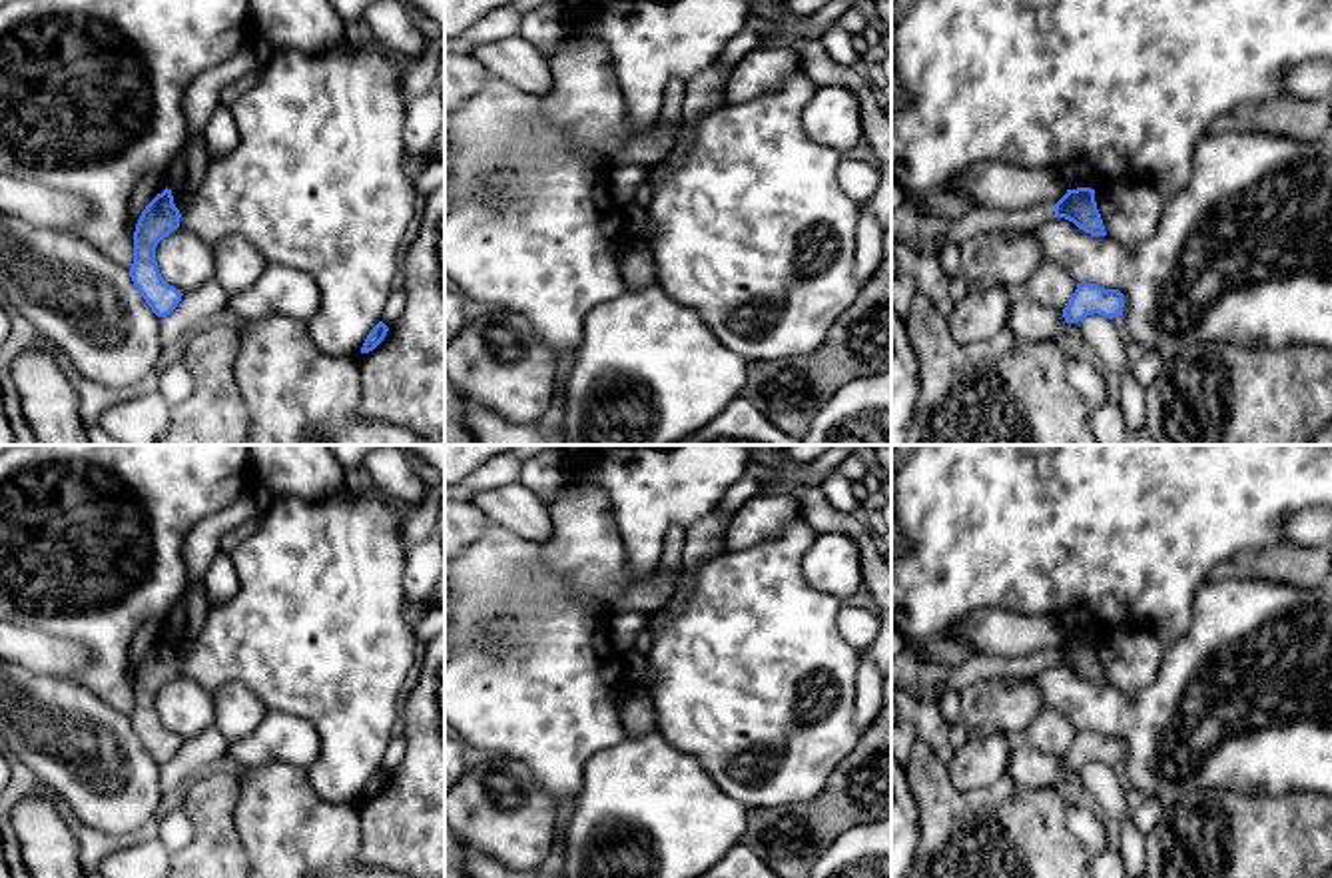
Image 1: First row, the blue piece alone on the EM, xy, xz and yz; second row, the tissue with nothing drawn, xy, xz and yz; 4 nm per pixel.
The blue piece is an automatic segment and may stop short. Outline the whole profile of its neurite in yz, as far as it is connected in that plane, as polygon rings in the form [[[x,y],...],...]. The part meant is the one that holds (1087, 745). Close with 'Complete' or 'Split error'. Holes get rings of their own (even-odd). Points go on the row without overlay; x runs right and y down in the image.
[[[1077,730],[1069,752],[1063,756],[1063,764],[1067,770],[1079,770],[1093,760],[1113,766],[1123,762],[1123,754],[1125,748],[1119,736],[1105,736],[1095,730]]]. Complete

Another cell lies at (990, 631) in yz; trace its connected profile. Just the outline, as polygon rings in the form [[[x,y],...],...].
[[[1003,609],[975,611],[961,625],[947,629],[947,637],[969,643],[975,655],[1005,658],[1023,658],[1037,651],[1055,653],[1067,641],[1059,617]]]

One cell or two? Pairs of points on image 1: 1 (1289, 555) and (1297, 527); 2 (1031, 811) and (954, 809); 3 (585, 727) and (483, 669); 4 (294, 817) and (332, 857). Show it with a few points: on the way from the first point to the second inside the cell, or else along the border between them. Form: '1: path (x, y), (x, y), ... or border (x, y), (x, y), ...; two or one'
1: border (1285, 541), (1311, 549); two
2: path (1011, 811), (974, 811); one
3: path (559, 701), (527, 669), (509, 669); one
4: path (302, 827), (322, 847); one

